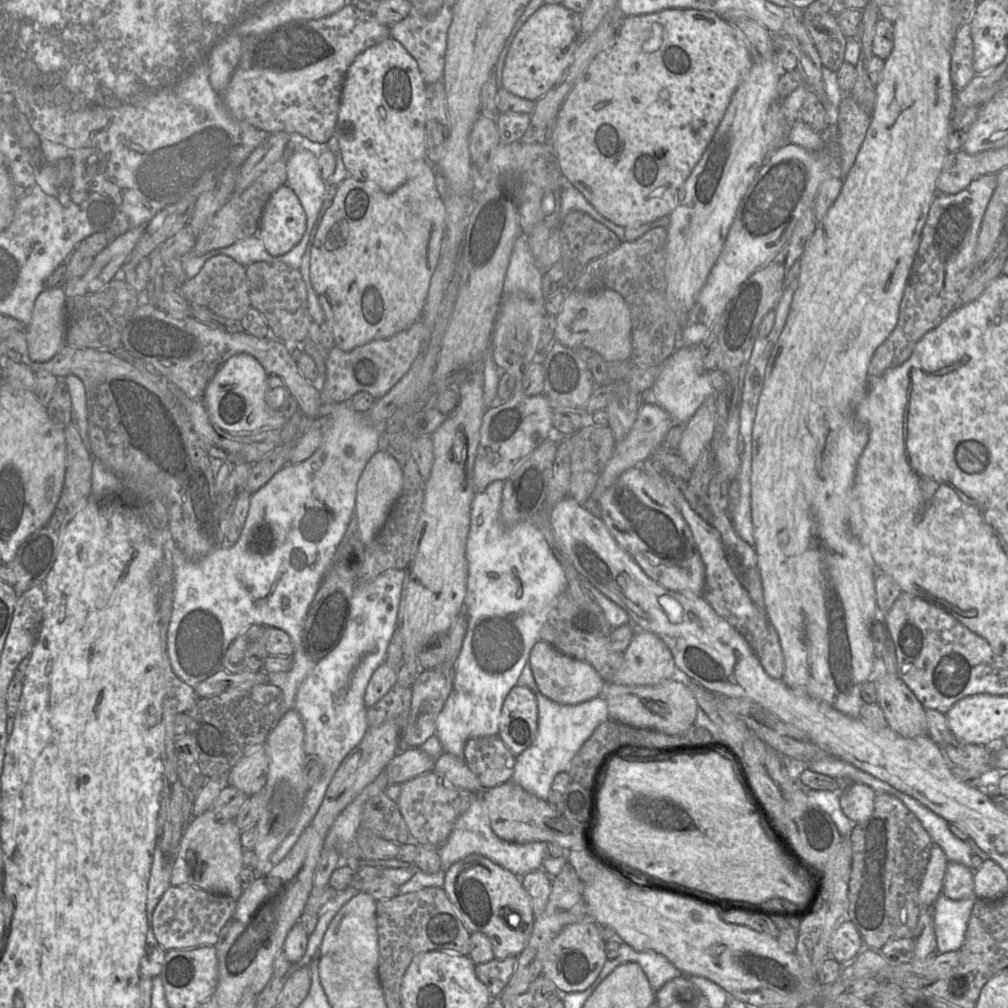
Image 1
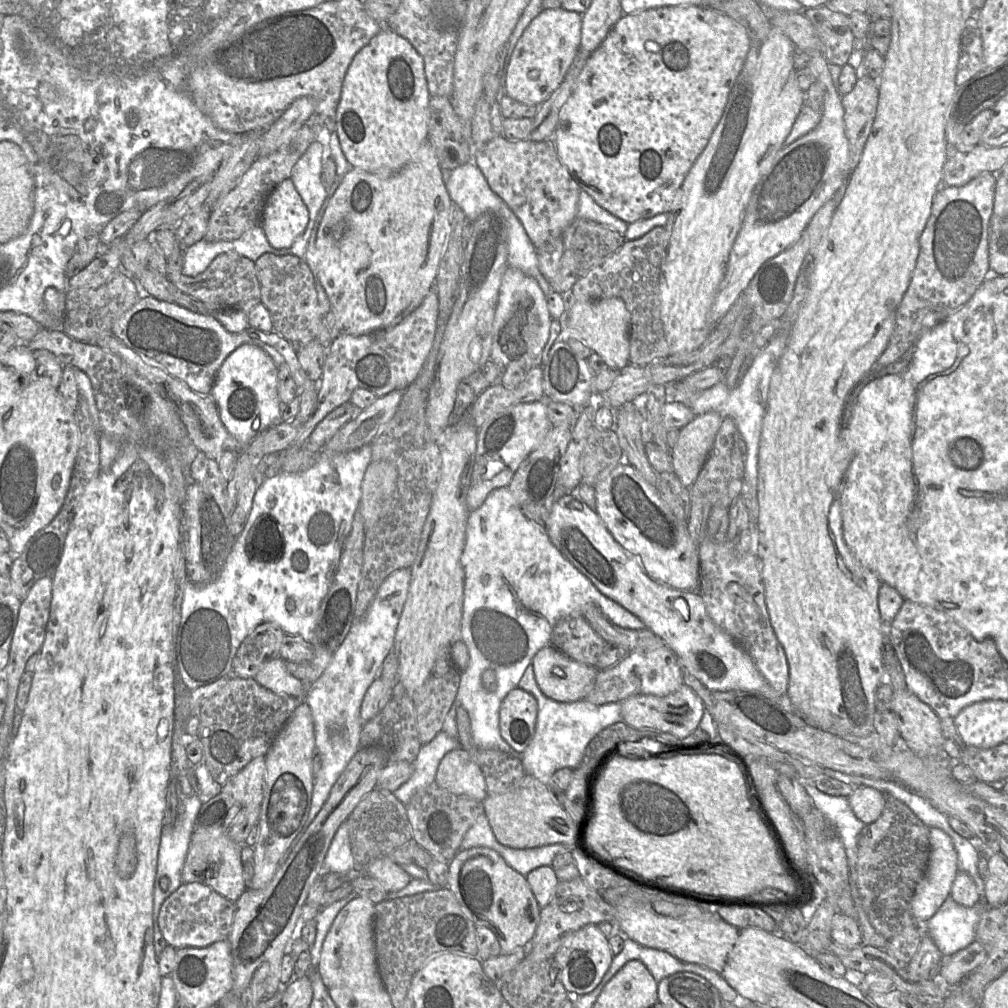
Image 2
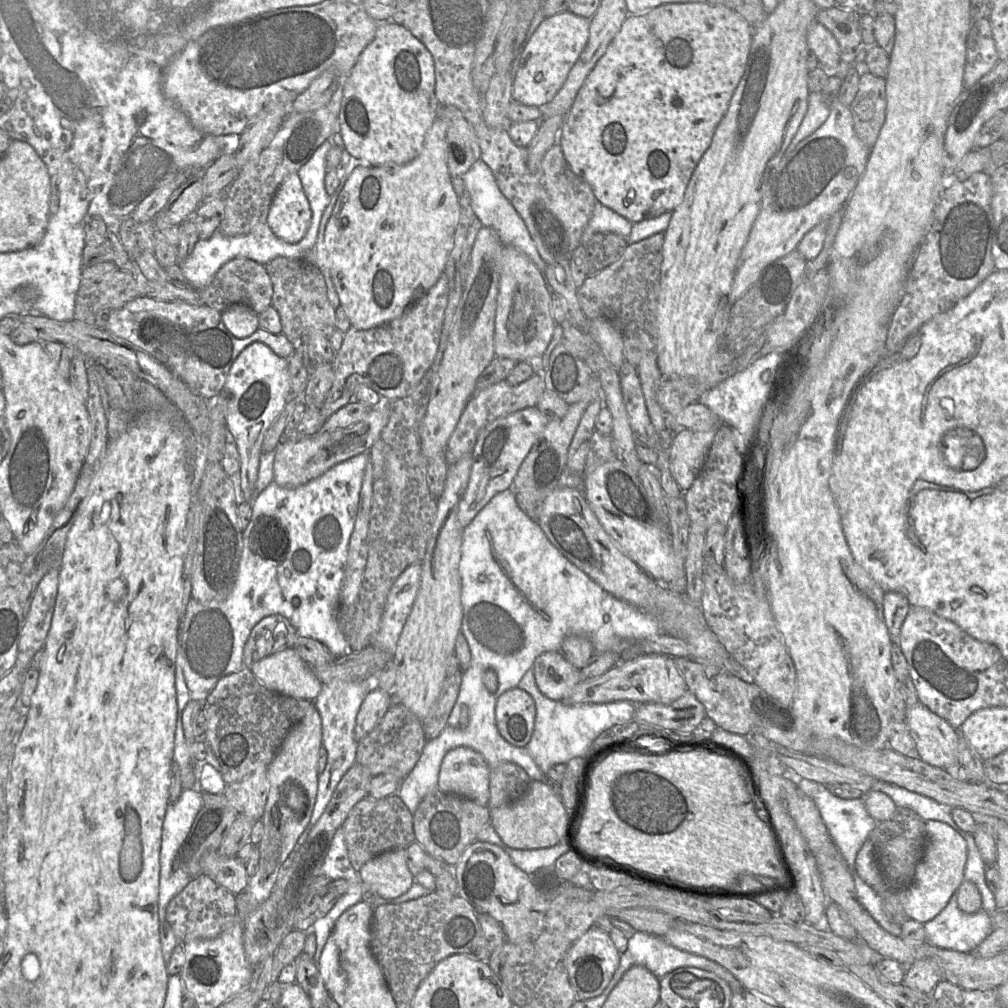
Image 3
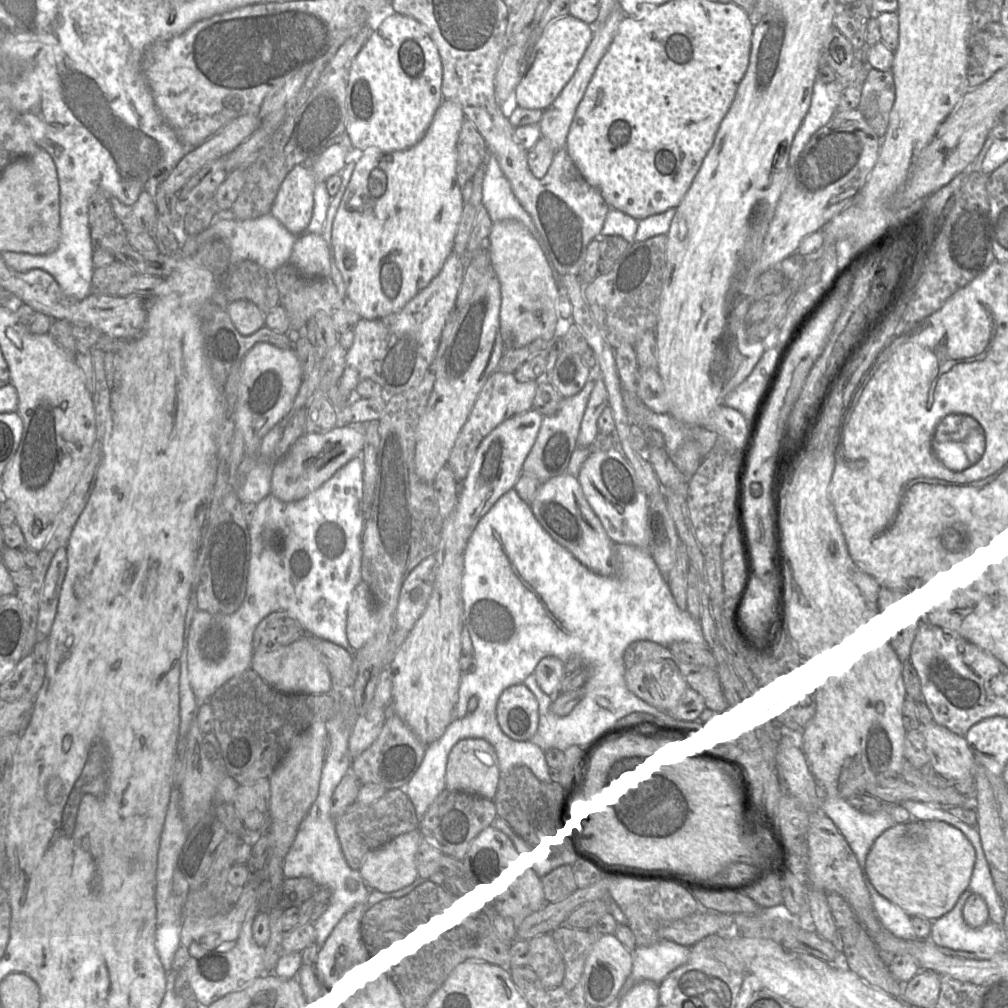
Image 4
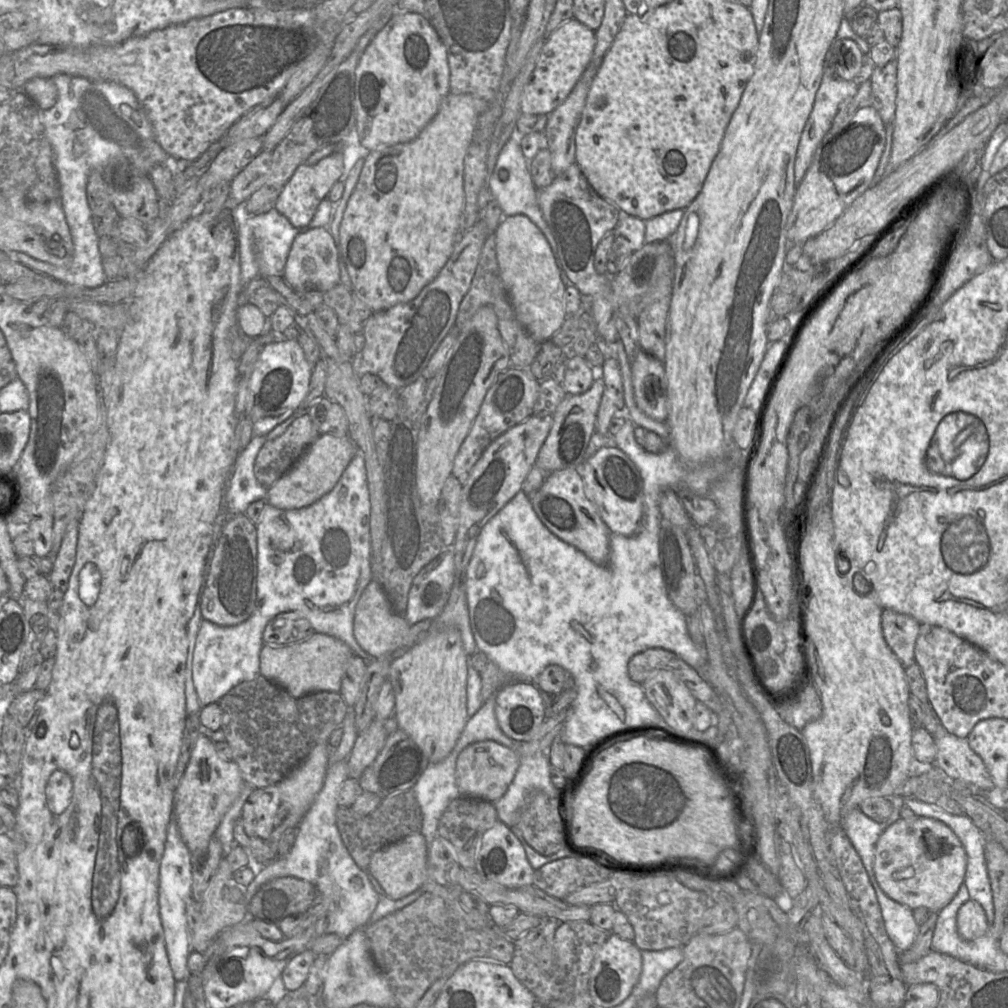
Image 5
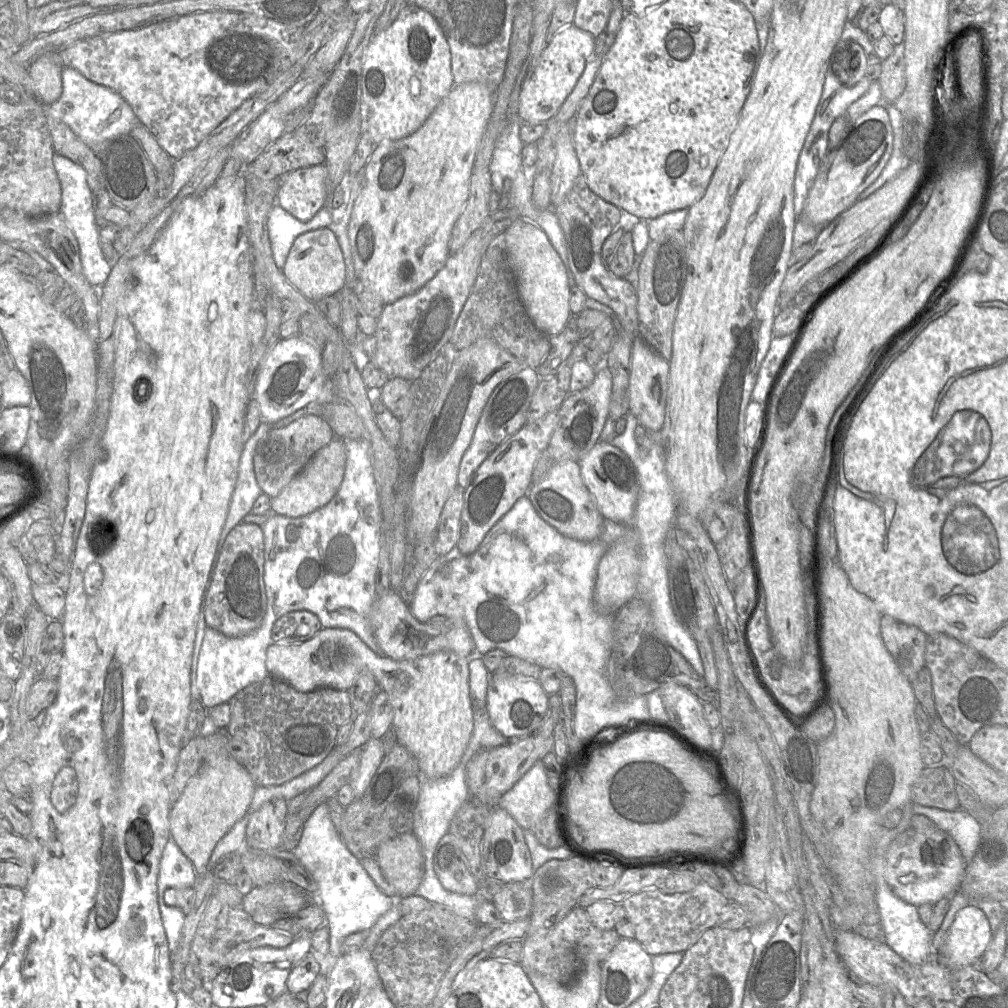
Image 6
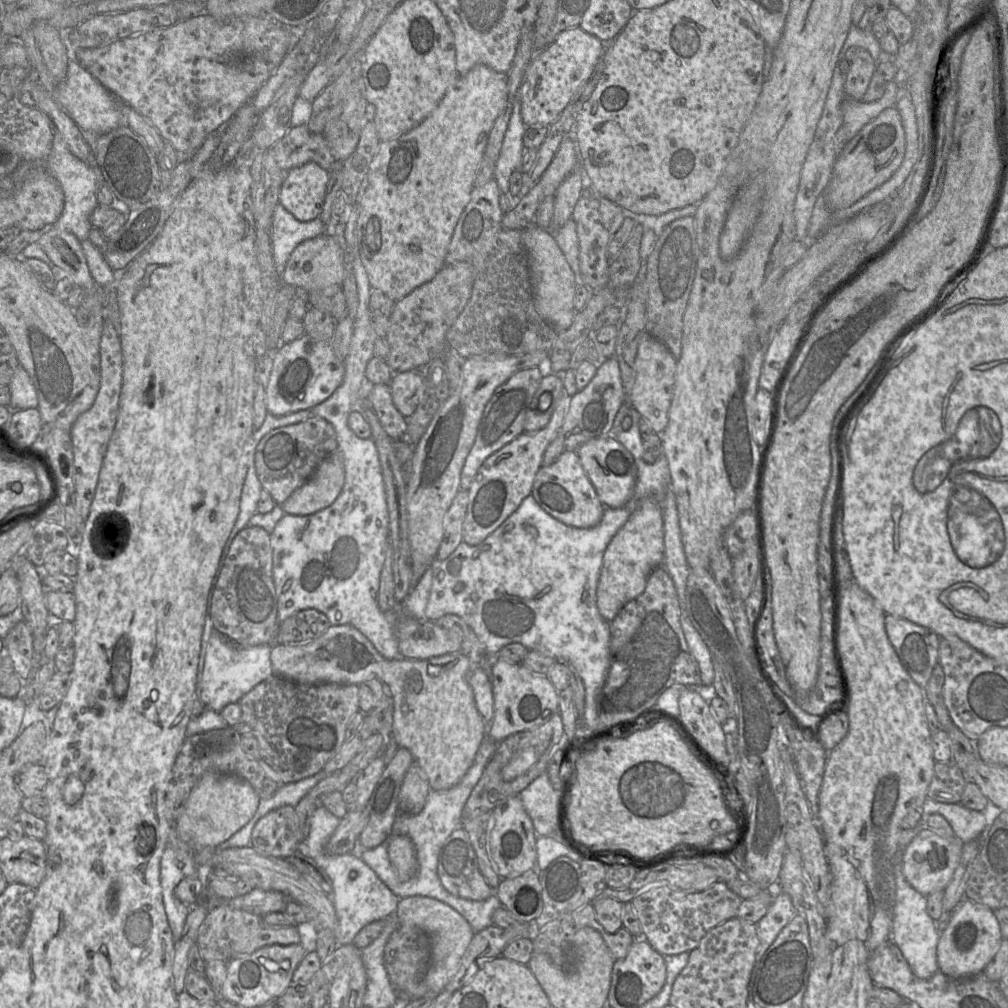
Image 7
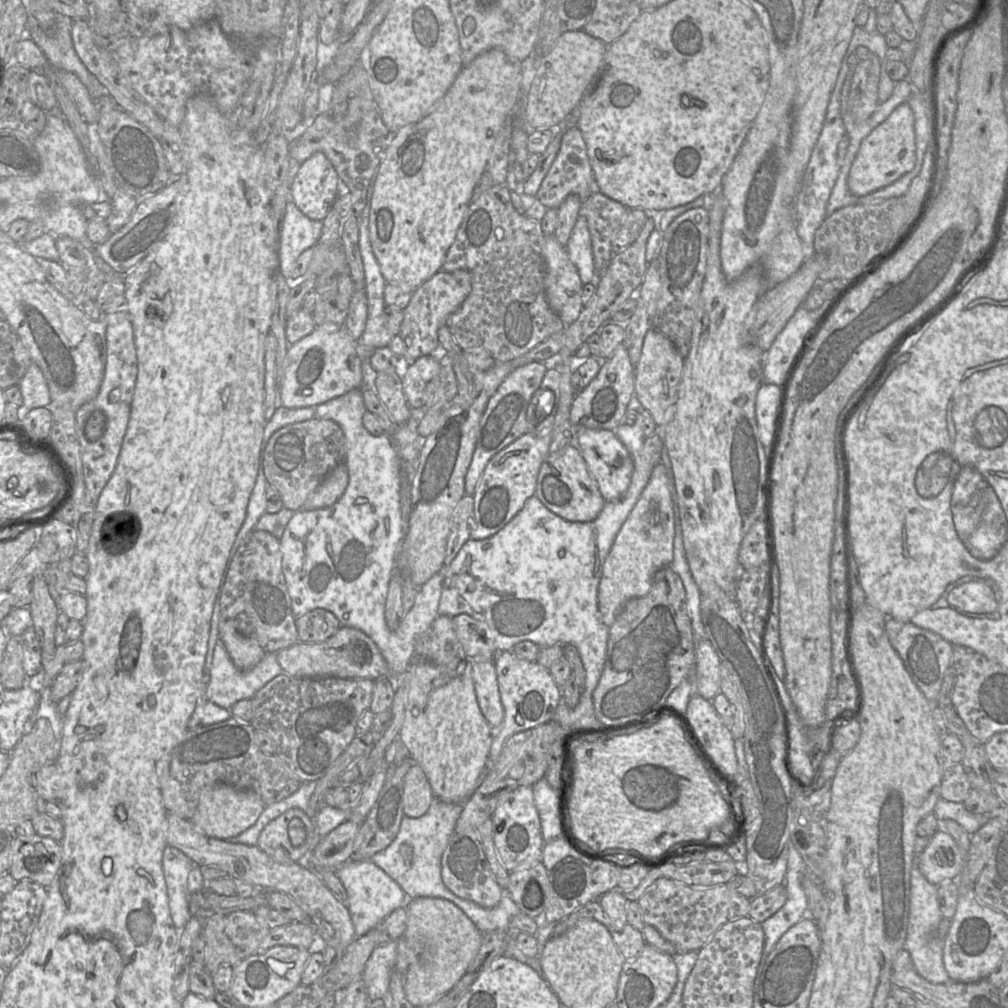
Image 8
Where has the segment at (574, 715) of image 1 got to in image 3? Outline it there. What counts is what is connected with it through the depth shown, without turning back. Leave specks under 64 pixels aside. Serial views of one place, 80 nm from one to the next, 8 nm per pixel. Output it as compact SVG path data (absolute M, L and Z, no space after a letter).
M533 667L524 674L518 687L528 692L536 705L534 731L526 748L534 762L545 774L554 764L566 764L572 758L583 757L583 755L589 751L593 741L603 731L616 724L630 721L634 719L635 716L635 713L628 713L617 716L588 717L588 721L582 721L581 724L574 726L574 724L567 724L571 720L560 720L557 713L563 713L563 710L581 709L582 705L573 705L564 701L554 701L544 696L536 685Z

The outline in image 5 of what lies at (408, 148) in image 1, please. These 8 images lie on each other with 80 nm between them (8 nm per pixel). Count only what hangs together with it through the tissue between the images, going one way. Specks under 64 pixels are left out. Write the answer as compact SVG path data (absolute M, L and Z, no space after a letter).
M397 12L364 50L356 69L355 123L366 149L414 140L450 93L446 48L430 23L412 12Z

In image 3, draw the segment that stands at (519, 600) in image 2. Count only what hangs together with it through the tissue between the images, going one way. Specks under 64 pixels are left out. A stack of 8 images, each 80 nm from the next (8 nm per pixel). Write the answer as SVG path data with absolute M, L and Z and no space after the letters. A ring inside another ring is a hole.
M512 488L504 490L496 494L486 506L475 516L471 523L463 530L463 541L461 548L461 559L459 565L460 577L461 577L461 603L463 609L463 619L461 626L461 633L467 639L470 652L471 652L471 663L467 670L463 671L462 682L460 686L460 691L456 703L449 715L447 725L451 727L459 726L459 718L461 706L466 705L470 710L470 721L465 728L461 728L458 731L459 736L469 735L469 737L474 737L475 740L483 740L484 743L470 743L469 748L480 753L489 767L495 767L504 762L515 763L521 766L526 773L529 775L531 780L536 781L546 781L546 774L537 766L532 757L530 756L526 747L517 747L509 742L507 742L498 731L496 724L496 703L498 698L507 690L518 687L518 684L524 674L533 667L535 659L544 652L548 651L561 651L561 645L564 639L570 635L582 636L588 638L596 651L596 653L602 652L614 652L618 655L627 647L631 646L632 643L647 639L649 637L658 636L663 634L663 631L657 622L657 620L647 613L628 602L621 600L610 593L603 590L596 582L594 582L590 577L588 577L582 570L570 562L560 551L550 542L542 528L538 525L537 521L532 520L527 516L518 506L516 501L516 491ZM486 669L493 669L498 678L498 689L496 692L489 692L483 682L483 672Z

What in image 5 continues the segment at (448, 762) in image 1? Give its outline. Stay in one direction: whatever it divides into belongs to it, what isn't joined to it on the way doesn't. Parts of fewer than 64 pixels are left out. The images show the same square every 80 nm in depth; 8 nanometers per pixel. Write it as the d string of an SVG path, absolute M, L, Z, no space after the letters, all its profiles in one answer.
M484 740L464 748L457 757L455 780L460 795L490 802L497 801L508 789L520 765L518 754L495 741Z

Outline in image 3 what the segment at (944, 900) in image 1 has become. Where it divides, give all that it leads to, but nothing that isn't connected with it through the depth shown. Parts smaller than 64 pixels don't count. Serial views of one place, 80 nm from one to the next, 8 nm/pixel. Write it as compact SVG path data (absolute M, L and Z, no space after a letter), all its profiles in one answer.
M956 892L946 907L924 923L926 940L933 945L959 952L972 952L995 929L984 908L968 914L958 906Z

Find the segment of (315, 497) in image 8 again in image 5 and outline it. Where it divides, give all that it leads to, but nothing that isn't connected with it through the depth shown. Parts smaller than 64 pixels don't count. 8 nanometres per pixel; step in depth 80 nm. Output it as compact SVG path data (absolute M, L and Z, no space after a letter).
M320 434L289 471L268 489L267 503L282 510L300 509L312 505L335 487L357 451L357 446L349 436Z

